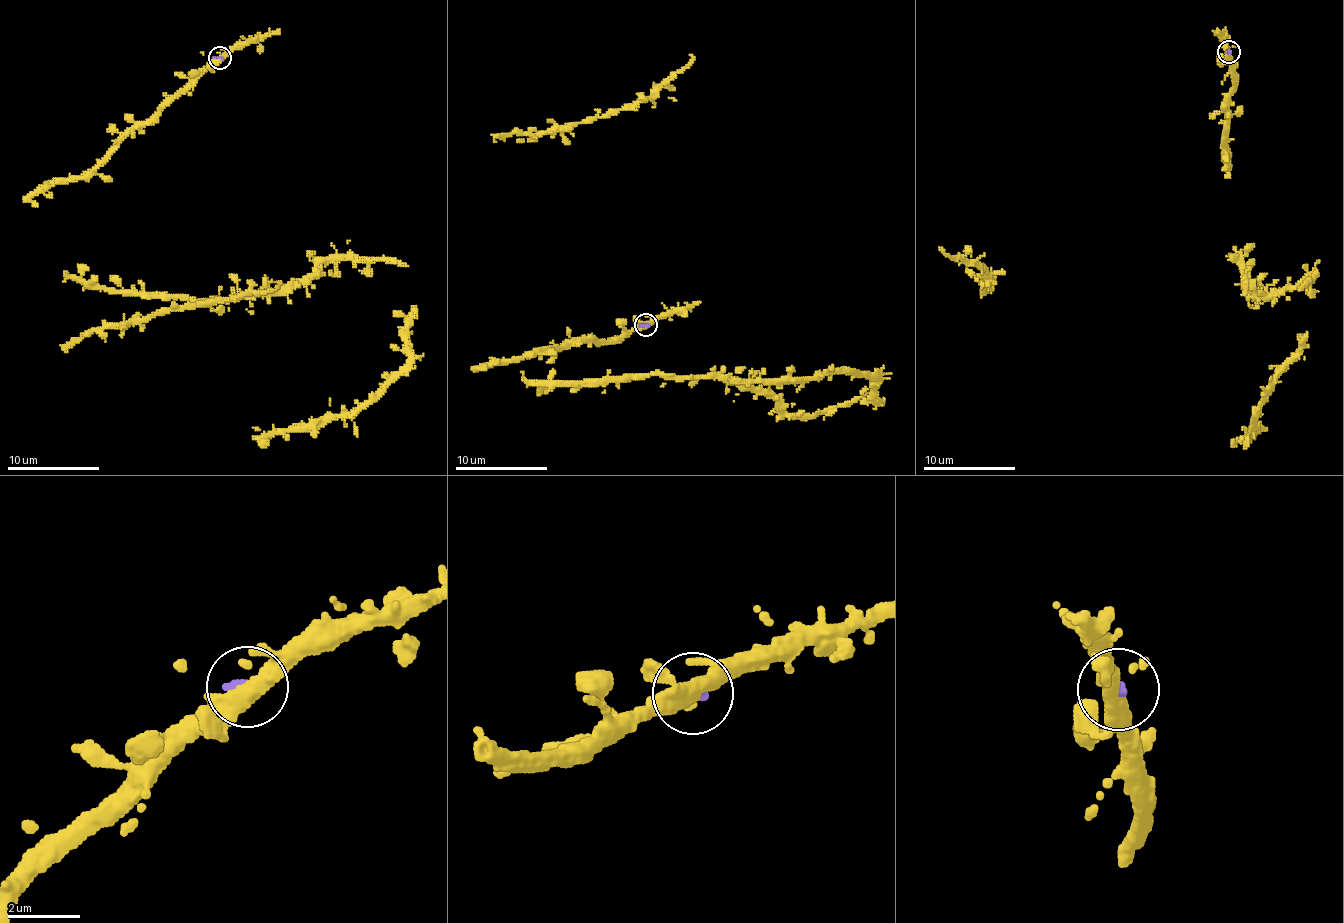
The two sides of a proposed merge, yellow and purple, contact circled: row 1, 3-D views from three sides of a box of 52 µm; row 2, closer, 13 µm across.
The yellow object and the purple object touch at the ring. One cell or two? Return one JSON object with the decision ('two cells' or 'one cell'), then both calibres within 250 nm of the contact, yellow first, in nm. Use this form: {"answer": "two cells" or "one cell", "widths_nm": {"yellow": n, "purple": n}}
{"answer": "one cell", "widths_nm": {"yellow": 440, "purple": 260}}

